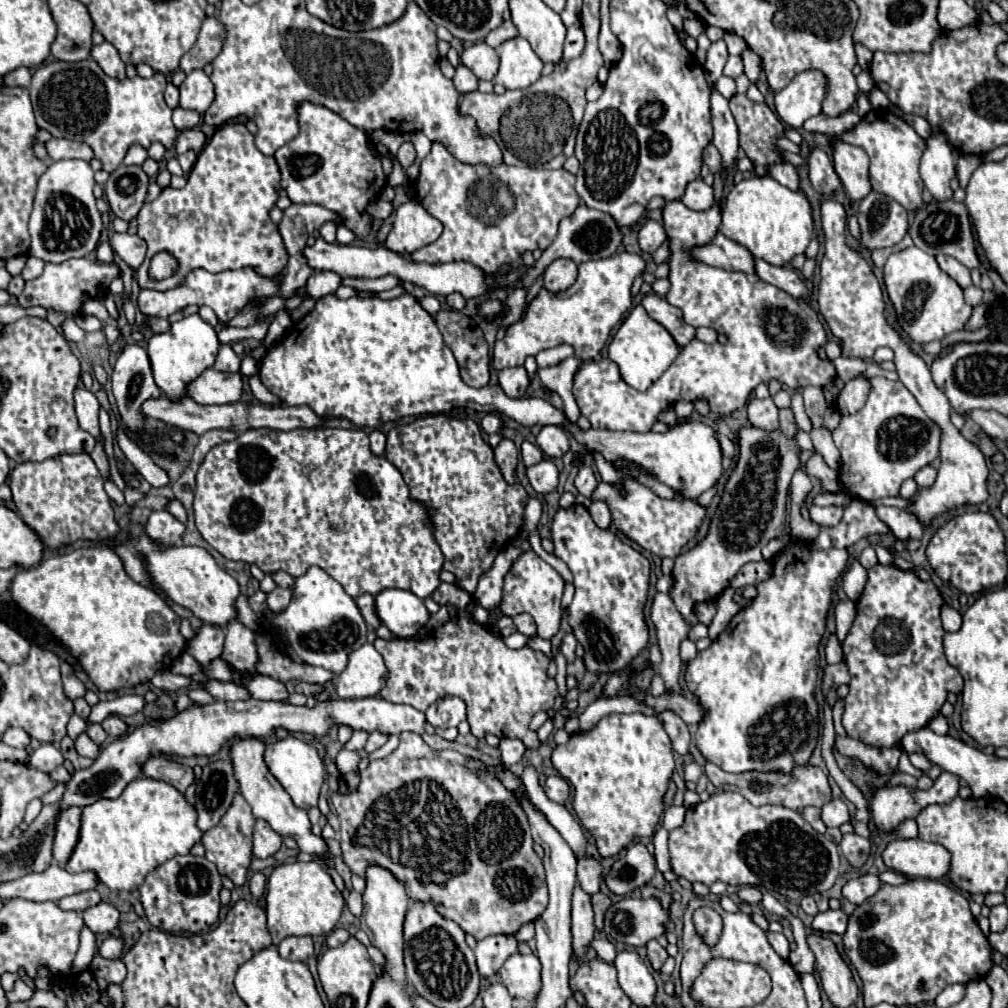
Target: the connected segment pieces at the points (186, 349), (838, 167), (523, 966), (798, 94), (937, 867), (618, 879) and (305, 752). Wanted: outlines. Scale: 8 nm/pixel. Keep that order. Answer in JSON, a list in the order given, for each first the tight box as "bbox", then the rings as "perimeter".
[{"bbox":[147,314,217,402],"perimeter":[[[191,314],[179,322],[173,322],[167,334],[151,336],[147,340],[147,354],[151,360],[155,384],[161,388],[161,394],[171,402],[181,402],[187,396],[187,386],[197,380],[203,370],[213,366],[217,350],[217,332],[213,330],[213,326],[203,322],[199,314]]]},{"bbox":[833,140,871,200],"perimeter":[[[833,140],[833,164],[839,180],[851,200],[861,200],[871,192],[869,184],[869,156],[863,148]]]},{"bbox":[499,954,541,1002],"perimeter":[[[513,954],[499,970],[501,982],[513,998],[533,1002],[541,988],[541,964],[535,954]]]},{"bbox":[775,72,827,130],"perimeter":[[[803,72],[787,88],[775,94],[775,110],[791,128],[799,130],[803,122],[821,112],[827,78],[821,72]]]},{"bbox":[883,838,951,880],"perimeter":[[[897,838],[889,842],[883,852],[883,862],[907,878],[941,880],[951,870],[951,854],[947,848],[921,838]]]},{"bbox":[605,842,655,894],"perimeter":[[[643,842],[631,844],[627,848],[627,854],[619,858],[611,870],[605,874],[605,882],[611,892],[615,894],[627,894],[633,888],[641,888],[655,876],[655,858],[647,850]]]},{"bbox":[265,736,325,808],"perimeter":[[[287,736],[285,740],[277,740],[273,744],[267,746],[265,750],[265,764],[271,770],[271,774],[281,782],[281,786],[285,788],[285,792],[291,796],[293,804],[297,808],[311,808],[317,806],[317,798],[319,798],[319,790],[325,782],[325,766],[323,760],[319,756],[319,752],[305,740],[299,740],[295,736]]]}]

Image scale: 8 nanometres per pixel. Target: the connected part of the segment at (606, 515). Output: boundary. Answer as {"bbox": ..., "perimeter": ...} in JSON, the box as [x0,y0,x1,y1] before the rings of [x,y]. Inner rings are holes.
{"bbox":[589,502,611,528],"perimeter":[[[593,502],[589,508],[589,514],[599,528],[607,528],[607,524],[611,524],[611,512],[609,512],[607,504],[603,504],[603,502]]]}

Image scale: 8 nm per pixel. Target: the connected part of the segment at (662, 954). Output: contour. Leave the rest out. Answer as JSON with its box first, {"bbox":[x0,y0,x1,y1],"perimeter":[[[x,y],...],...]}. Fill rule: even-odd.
{"bbox":[647,940,669,970],"perimeter":[[[651,940],[647,944],[647,958],[649,958],[653,970],[659,970],[663,966],[663,962],[669,958],[669,954],[667,954],[667,950],[663,946],[659,946],[657,940]]]}

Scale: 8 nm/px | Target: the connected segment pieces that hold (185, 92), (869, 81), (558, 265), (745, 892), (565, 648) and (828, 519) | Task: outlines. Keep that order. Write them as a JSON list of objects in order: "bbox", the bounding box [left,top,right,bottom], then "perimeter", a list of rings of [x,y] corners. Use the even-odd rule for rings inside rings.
[{"bbox":[179,70,215,114],"perimeter":[[[203,70],[189,72],[185,82],[179,86],[181,90],[181,108],[195,110],[203,114],[215,100],[215,86]]]},{"bbox":[856,72,875,94],"perimeter":[[[861,72],[856,77],[856,83],[859,92],[869,94],[869,92],[875,87],[875,83],[873,82],[873,79],[871,78],[871,75],[869,72]]]},{"bbox":[543,260,577,292],"perimeter":[[[555,260],[543,274],[543,286],[551,292],[559,292],[569,288],[575,282],[577,264],[573,260]]]},{"bbox":[737,886,761,904],"perimeter":[[[741,886],[737,896],[745,904],[759,904],[759,900],[761,900],[761,892],[755,886]]]},{"bbox":[561,634,577,664],"perimeter":[[[565,634],[563,636],[563,642],[561,642],[561,654],[565,656],[565,660],[571,664],[575,660],[575,646],[577,646],[577,640],[573,634]]]},{"bbox":[809,506,843,528],"perimeter":[[[811,506],[809,516],[815,524],[819,524],[821,528],[827,528],[827,526],[837,526],[839,524],[839,520],[843,516],[843,510],[839,506]]]}]

